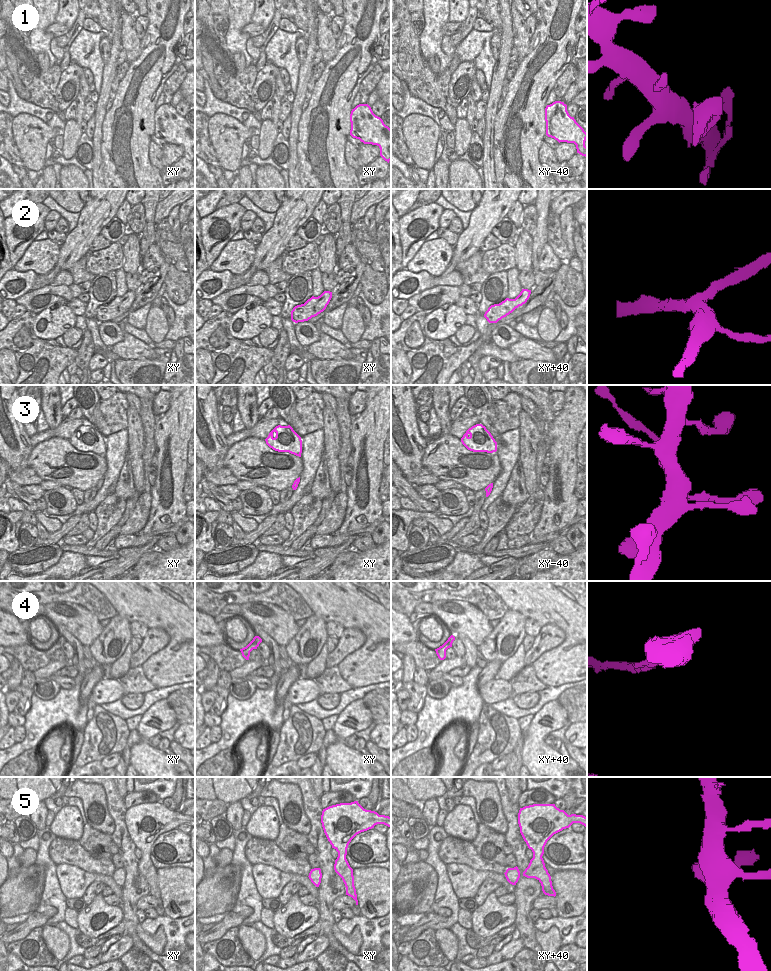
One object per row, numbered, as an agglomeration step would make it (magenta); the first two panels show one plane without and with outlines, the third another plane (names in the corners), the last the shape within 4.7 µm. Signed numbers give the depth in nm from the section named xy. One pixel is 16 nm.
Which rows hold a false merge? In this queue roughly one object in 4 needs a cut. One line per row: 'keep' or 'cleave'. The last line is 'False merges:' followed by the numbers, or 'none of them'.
1: keep
2: cleave
3: cleave
4: keep
5: keep
False merges: 2, 3

